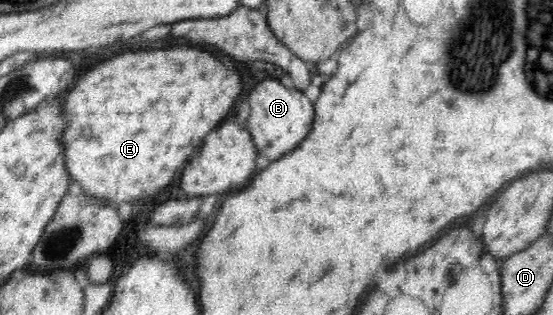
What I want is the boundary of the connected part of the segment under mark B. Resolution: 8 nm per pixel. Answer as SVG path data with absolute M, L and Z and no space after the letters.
M275 80L259 82L249 94L246 129L259 158L274 161L291 152L307 136L313 124L313 102L303 92L286 88Z

